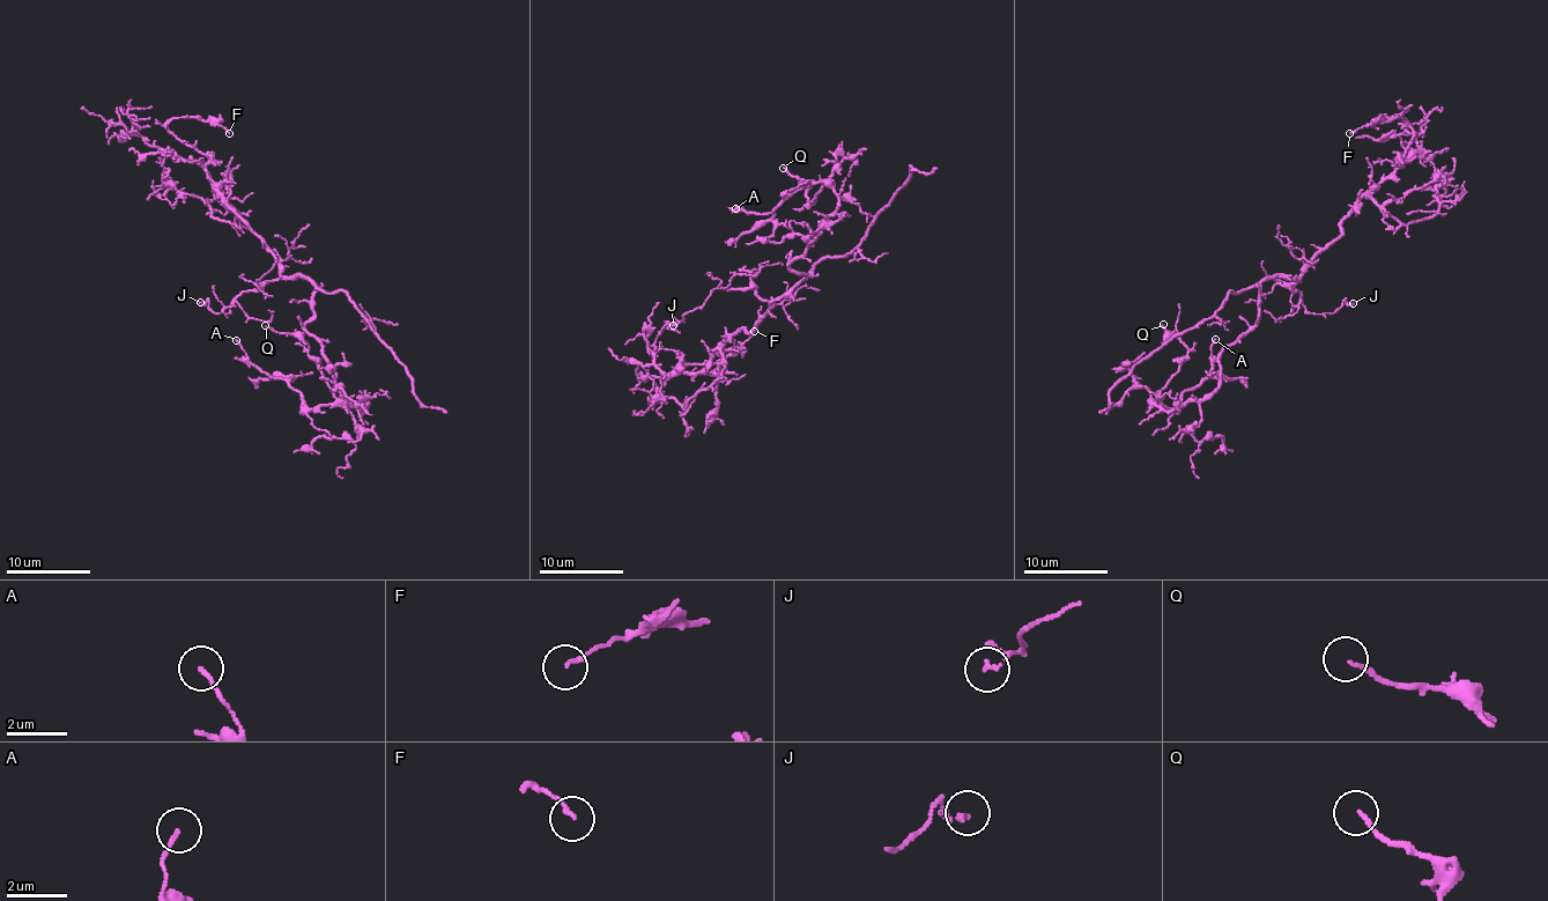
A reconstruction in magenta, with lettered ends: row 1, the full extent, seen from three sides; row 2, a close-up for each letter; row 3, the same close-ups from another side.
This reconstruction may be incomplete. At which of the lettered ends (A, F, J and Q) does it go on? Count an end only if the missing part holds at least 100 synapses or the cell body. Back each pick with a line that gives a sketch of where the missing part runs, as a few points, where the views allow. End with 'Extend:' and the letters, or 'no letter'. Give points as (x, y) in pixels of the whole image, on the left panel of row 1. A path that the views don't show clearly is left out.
Extend: no letter

